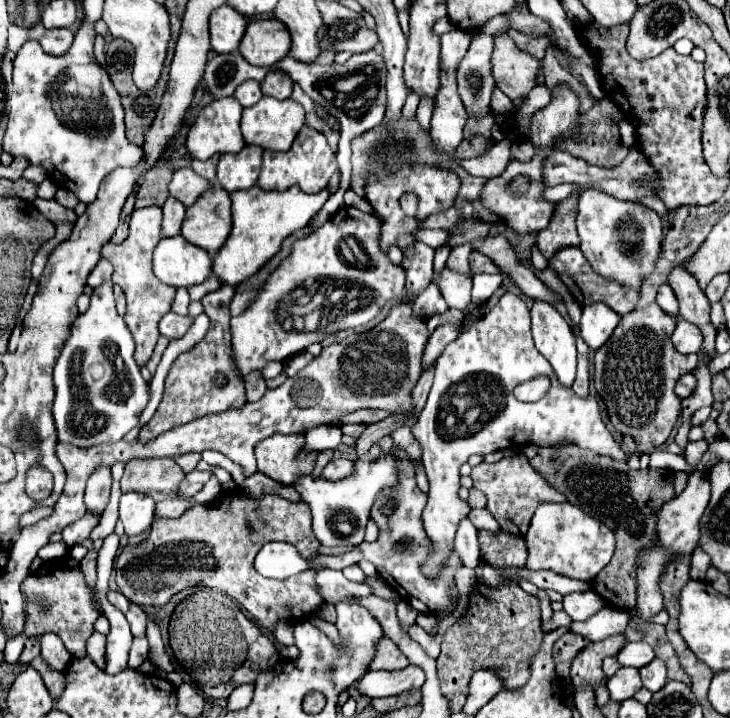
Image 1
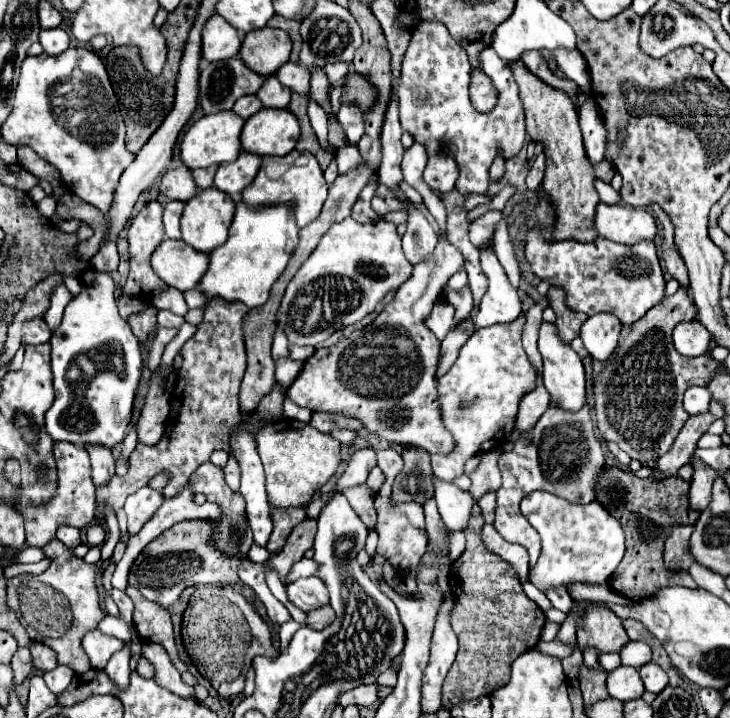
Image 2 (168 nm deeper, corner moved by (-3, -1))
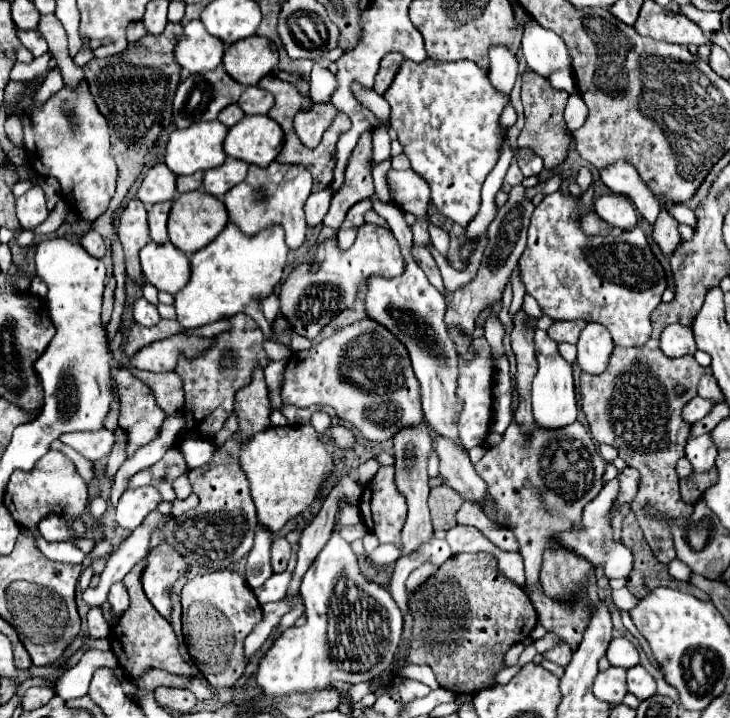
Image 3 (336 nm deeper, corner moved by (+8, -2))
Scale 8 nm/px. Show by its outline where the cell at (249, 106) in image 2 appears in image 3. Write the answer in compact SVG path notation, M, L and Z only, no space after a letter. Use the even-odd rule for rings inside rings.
M233 104L233 106L227 106L225 110L221 110L219 122L223 122L227 128L231 128L231 126L235 126L243 116L245 116L243 110L241 110L237 104Z

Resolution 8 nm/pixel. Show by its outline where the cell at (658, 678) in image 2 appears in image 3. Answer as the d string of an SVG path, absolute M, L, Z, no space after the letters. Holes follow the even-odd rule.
M633 666L627 670L627 690L639 700L647 700L655 694L655 680L643 666Z

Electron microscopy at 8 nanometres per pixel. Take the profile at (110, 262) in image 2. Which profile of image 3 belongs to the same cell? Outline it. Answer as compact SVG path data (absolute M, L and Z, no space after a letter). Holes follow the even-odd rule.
M89 230L89 232L85 232L85 234L81 236L81 246L83 246L89 254L93 254L95 258L103 258L103 254L105 254L105 242L103 242L101 234L95 232L95 230Z

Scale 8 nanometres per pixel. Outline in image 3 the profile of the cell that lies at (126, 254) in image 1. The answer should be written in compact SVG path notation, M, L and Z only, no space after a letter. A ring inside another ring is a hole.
M133 198L127 202L123 212L119 214L119 224L117 224L117 236L125 252L125 264L127 264L127 274L131 278L141 276L141 266L139 266L139 250L149 242L149 228L147 228L147 212L141 200Z

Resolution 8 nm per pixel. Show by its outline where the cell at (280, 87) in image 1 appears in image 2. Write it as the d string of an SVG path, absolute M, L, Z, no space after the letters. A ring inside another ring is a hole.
M274 75L268 77L268 81L260 87L260 91L256 93L262 101L264 107L286 107L290 103L292 91L288 87L284 87Z

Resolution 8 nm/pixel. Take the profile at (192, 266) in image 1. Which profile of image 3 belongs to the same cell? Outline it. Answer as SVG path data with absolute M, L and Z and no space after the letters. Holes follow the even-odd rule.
M149 242L141 250L141 268L149 284L175 294L189 280L189 258L171 242Z

